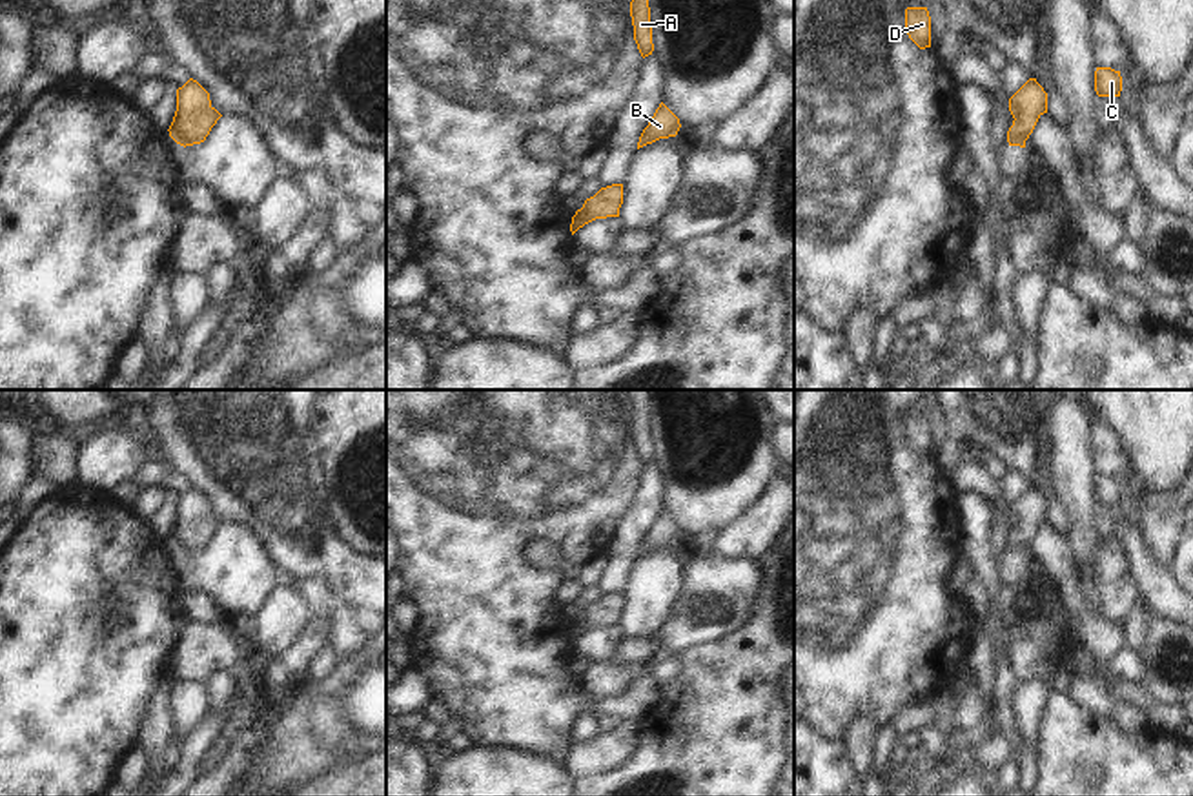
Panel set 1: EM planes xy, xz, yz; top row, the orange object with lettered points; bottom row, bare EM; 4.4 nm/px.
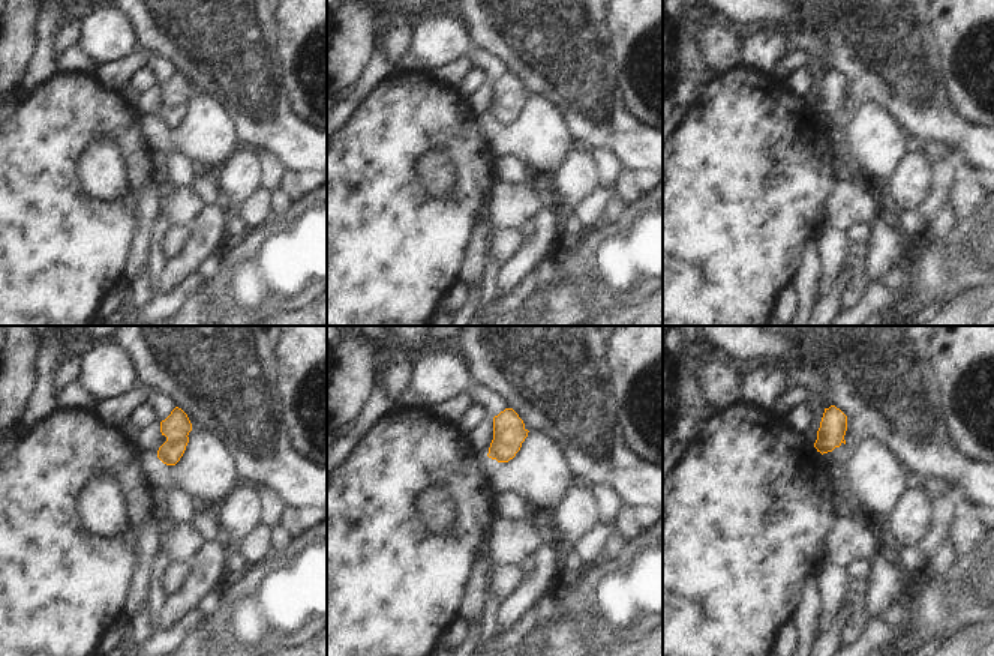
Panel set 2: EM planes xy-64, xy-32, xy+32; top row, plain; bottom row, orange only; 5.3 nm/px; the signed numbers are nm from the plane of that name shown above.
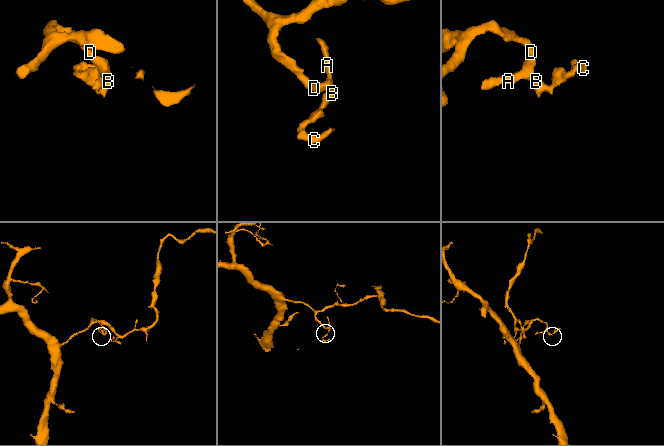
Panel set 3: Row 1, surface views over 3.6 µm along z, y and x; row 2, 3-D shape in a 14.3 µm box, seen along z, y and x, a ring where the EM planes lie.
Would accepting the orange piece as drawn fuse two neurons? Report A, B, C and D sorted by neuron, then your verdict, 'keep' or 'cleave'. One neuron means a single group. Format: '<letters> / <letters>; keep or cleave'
A B C D; keep

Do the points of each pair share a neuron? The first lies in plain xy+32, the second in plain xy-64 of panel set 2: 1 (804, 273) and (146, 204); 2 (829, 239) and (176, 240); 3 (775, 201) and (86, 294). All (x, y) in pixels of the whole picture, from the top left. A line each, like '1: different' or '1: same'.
1: same
2: same
3: same

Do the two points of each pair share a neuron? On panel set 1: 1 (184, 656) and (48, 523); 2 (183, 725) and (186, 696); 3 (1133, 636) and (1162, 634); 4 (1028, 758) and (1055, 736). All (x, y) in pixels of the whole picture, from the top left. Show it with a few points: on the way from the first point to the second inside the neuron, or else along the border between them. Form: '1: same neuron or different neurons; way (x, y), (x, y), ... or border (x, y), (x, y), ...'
1: different neurons; border (186, 622), (173, 645), (168, 674)
2: same neuron; way (183, 718), (186, 704)
3: different neurons; border (1153, 616), (1144, 642), (1137, 649)
4: different neurons; border (1035, 755), (1037, 776)

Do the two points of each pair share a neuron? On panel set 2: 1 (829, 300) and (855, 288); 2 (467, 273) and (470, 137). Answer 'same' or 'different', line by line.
1: different
2: different

